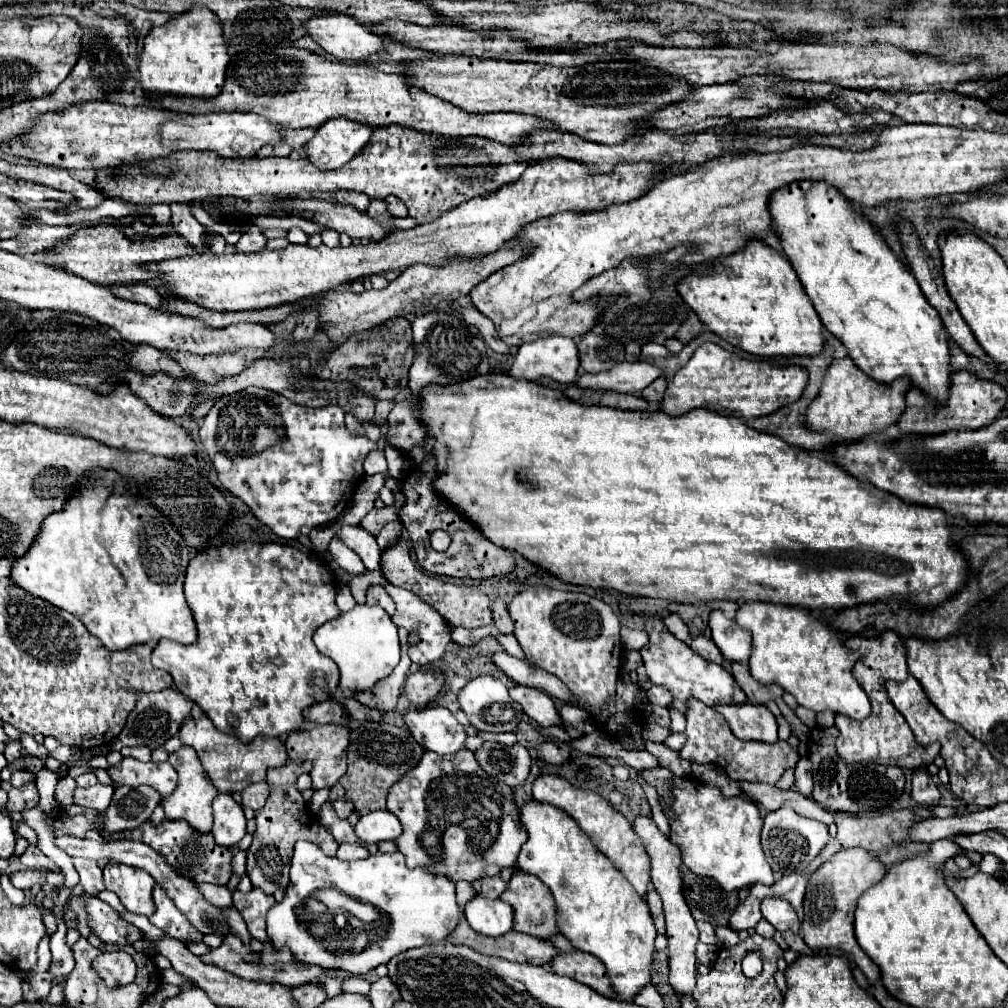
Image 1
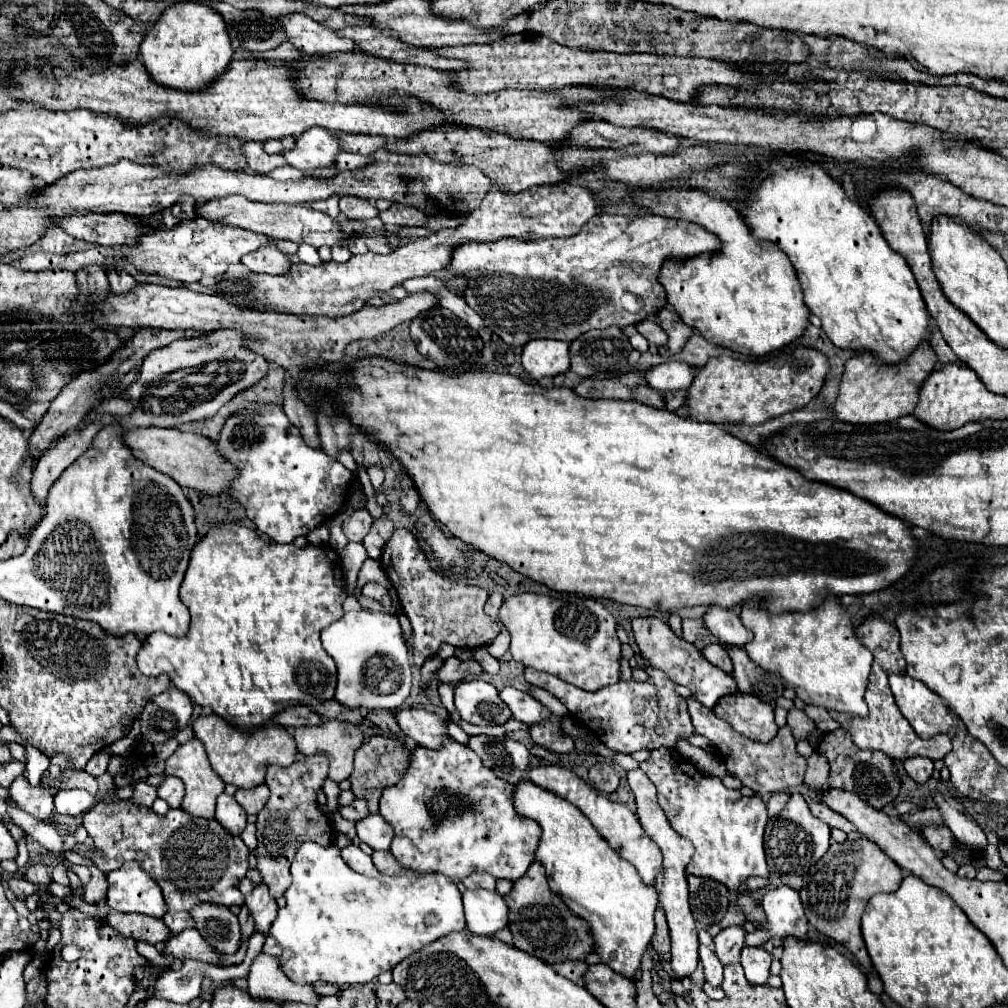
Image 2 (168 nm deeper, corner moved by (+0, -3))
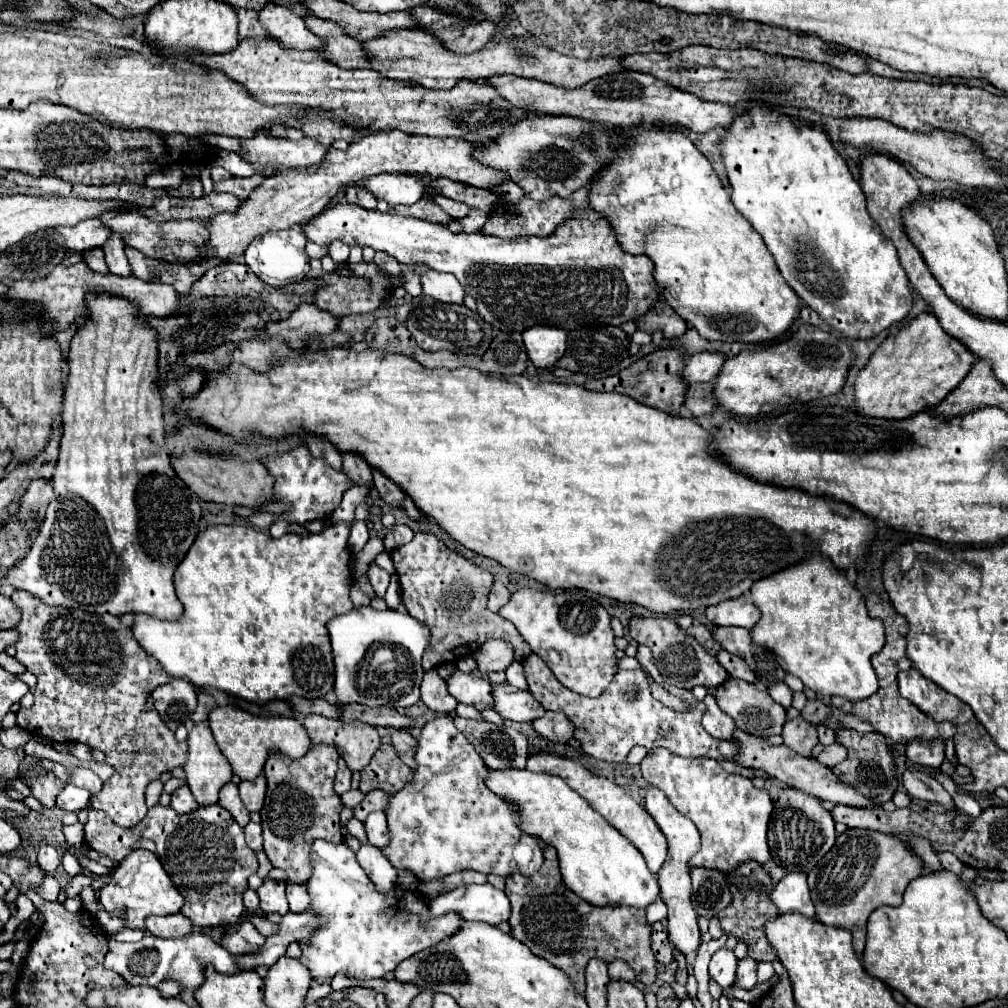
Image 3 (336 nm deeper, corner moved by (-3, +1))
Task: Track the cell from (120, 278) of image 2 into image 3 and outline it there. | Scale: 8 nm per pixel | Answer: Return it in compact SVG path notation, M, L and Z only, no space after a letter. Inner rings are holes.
M110 233L108 241L104 243L102 249L104 249L104 253L106 253L106 263L108 263L110 273L128 277L128 275L132 275L132 271L130 271L130 265L128 265L128 259L126 259L126 255L124 255L124 247L126 247L126 245L124 245L122 237L116 235L116 233Z

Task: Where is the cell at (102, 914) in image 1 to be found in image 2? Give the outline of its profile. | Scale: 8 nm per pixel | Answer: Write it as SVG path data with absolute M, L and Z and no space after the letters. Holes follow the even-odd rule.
M109 913L107 923L125 937L133 937L135 941L149 941L151 945L161 945L171 937L169 927L155 917L141 913Z

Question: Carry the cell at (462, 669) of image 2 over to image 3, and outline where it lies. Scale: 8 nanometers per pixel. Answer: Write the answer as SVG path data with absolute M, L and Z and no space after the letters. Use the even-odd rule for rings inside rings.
M492 639L480 645L480 653L476 653L474 659L476 659L478 671L486 675L490 671L506 671L508 665L514 661L514 653L508 643Z

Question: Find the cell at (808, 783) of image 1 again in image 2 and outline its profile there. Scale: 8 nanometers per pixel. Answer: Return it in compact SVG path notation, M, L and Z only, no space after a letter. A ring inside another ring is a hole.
M815 751L809 759L807 759L807 773L805 773L805 785L815 787L815 789L823 789L829 777L829 761L825 759L825 755L821 755L819 751Z

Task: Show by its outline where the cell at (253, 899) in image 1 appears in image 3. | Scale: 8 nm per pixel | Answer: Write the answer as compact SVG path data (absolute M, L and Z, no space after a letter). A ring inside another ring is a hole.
M264 879L262 887L258 889L260 897L260 909L264 913L288 913L288 901L286 901L286 883L284 881L274 881L274 879Z

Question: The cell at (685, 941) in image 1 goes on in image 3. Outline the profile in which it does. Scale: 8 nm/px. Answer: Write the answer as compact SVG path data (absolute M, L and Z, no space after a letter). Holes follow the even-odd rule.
M648 785L646 789L646 797L644 797L644 805L646 811L652 815L652 819L656 821L656 825L660 827L660 831L664 833L664 837L668 839L668 857L662 865L662 869L658 871L658 885L660 885L660 897L668 907L668 917L666 917L666 927L668 927L668 935L672 945L682 953L682 955L690 955L696 953L698 945L700 945L700 929L698 929L698 917L696 911L692 907L692 895L690 895L690 857L696 853L696 849L700 849L700 835L696 825L680 815L674 805L666 799L666 795L656 789L654 785Z

